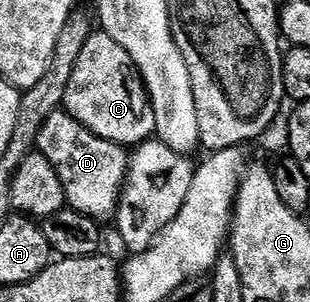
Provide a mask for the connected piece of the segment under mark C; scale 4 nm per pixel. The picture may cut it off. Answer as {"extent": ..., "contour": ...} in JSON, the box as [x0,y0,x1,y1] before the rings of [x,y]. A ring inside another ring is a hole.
{"extent":[62,32,156,145],"contour":[[[89,32],[86,47],[82,47],[78,63],[74,63],[74,75],[70,75],[70,83],[63,86],[62,93],[63,112],[82,123],[84,129],[115,145],[140,145],[156,132],[152,102],[148,100],[148,90],[140,80],[134,59],[108,33]]]}

